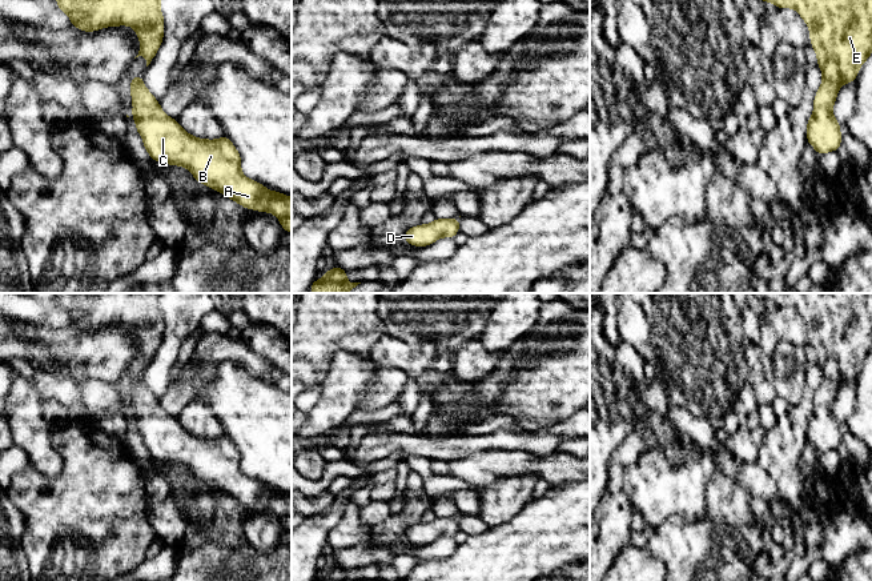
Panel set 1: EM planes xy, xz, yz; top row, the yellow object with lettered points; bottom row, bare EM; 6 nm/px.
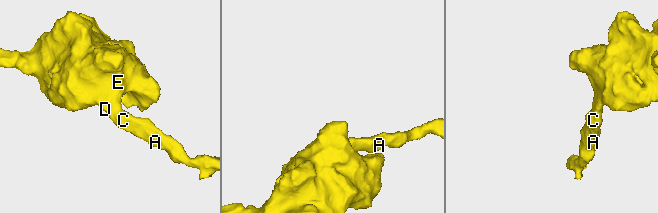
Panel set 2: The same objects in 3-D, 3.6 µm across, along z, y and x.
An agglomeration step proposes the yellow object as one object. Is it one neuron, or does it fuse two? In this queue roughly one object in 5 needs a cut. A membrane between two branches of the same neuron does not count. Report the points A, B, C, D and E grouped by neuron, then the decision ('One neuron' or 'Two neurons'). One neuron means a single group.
Groups: A B C D E. One neuron

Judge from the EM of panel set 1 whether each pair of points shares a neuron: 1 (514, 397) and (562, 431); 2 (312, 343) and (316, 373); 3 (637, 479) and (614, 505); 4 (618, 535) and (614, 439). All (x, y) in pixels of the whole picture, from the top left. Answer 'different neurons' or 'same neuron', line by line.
1: different neurons
2: same neuron
3: different neurons
4: different neurons

